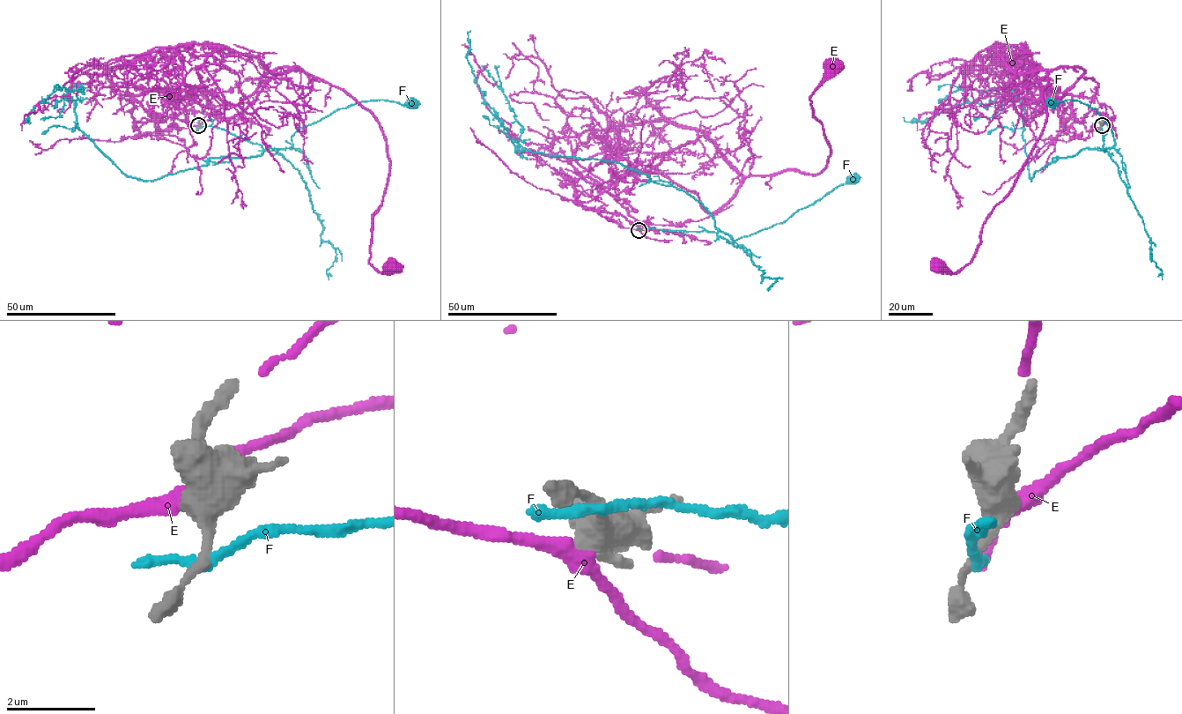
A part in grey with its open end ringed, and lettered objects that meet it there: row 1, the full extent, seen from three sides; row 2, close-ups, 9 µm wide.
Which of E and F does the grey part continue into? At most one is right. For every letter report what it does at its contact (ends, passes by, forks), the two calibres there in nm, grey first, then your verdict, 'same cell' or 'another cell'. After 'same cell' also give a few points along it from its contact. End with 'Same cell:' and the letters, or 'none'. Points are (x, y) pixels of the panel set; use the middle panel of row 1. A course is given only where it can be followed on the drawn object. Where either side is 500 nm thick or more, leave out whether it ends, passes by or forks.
E: 500 nm thick on the grey side, 360 nm on the other; same cell; it runs (639, 230), (573, 185), (660, 172), (714, 211), (749, 176), (817, 174), (831, 148), (809, 99), (832, 64)
F: it passes by; 200 nm thick on the grey side, 200 nm on the other; another cell
Same cell: E

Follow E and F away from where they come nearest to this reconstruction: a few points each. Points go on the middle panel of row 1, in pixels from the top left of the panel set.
E: (639, 230), (573, 185), (660, 172), (714, 211), (749, 176), (817, 174), (831, 148), (809, 99), (832, 64)
F: (639, 227), (719, 231), (725, 233), (732, 242), (784, 222), (800, 209), (853, 178)

